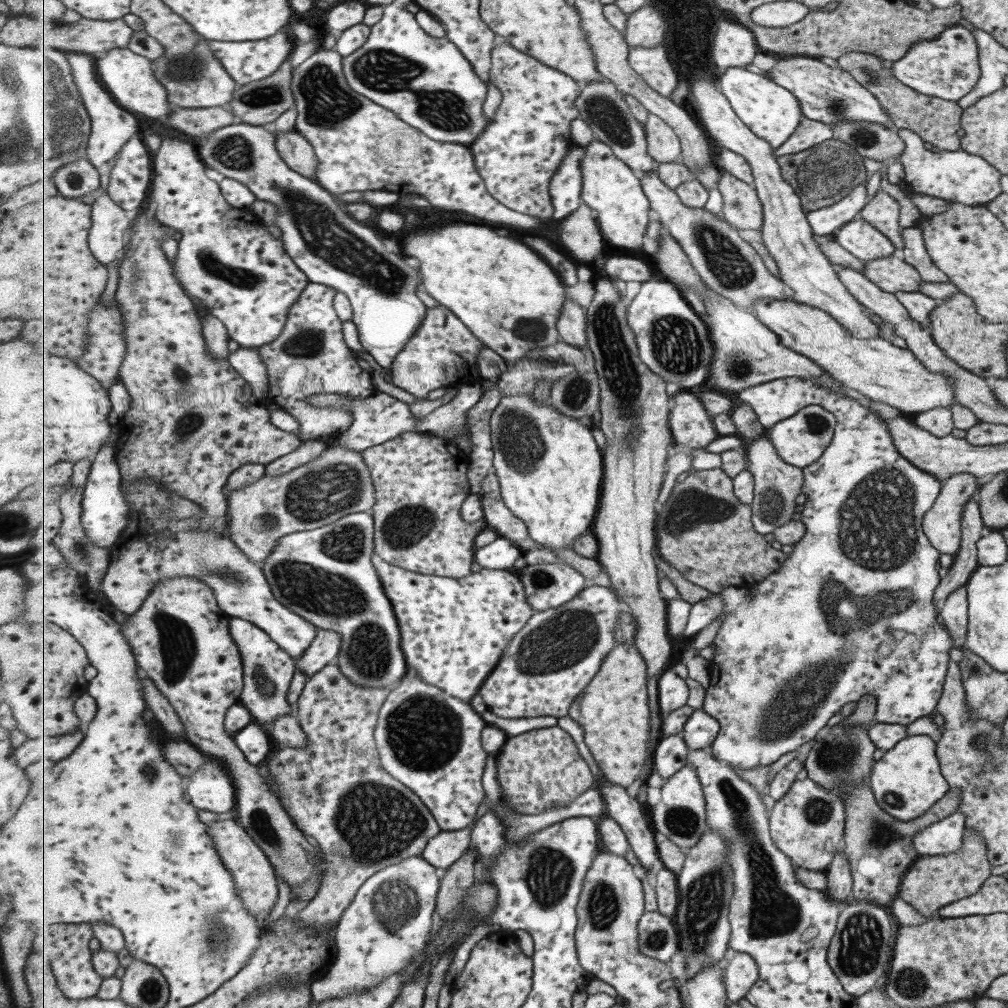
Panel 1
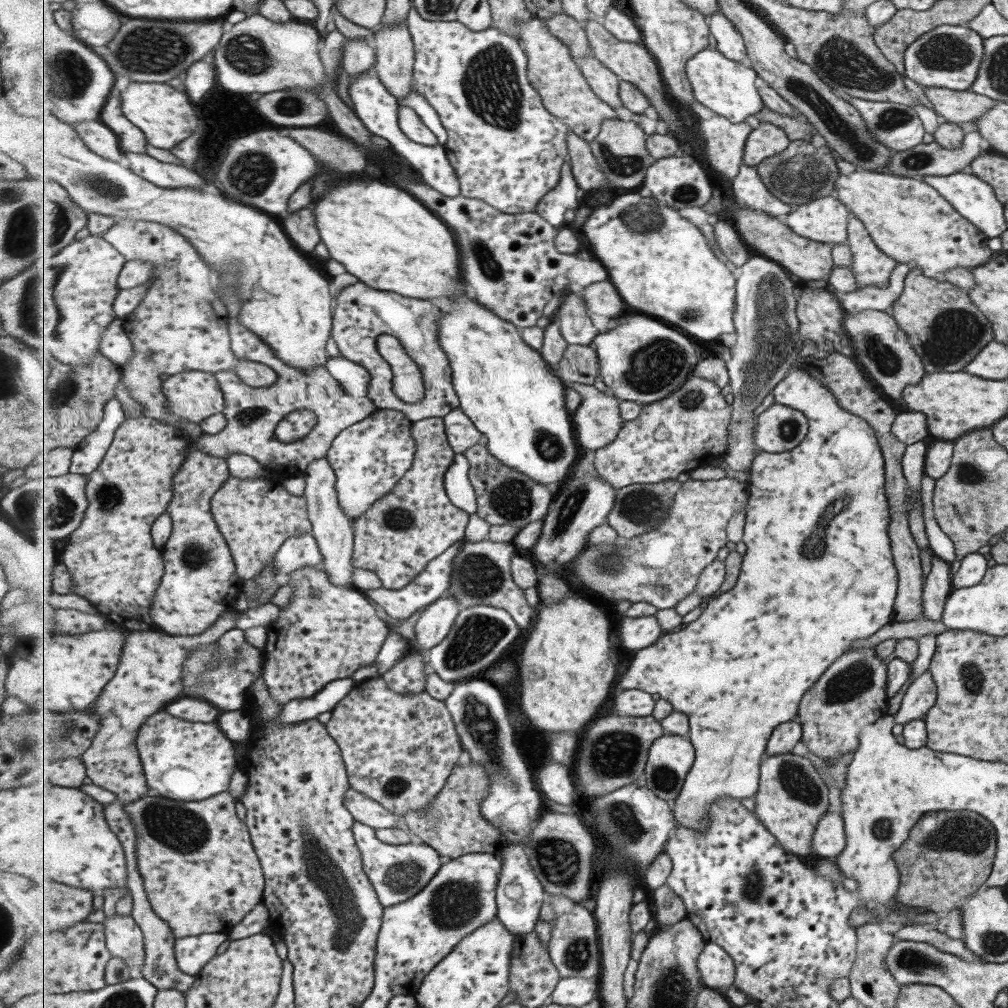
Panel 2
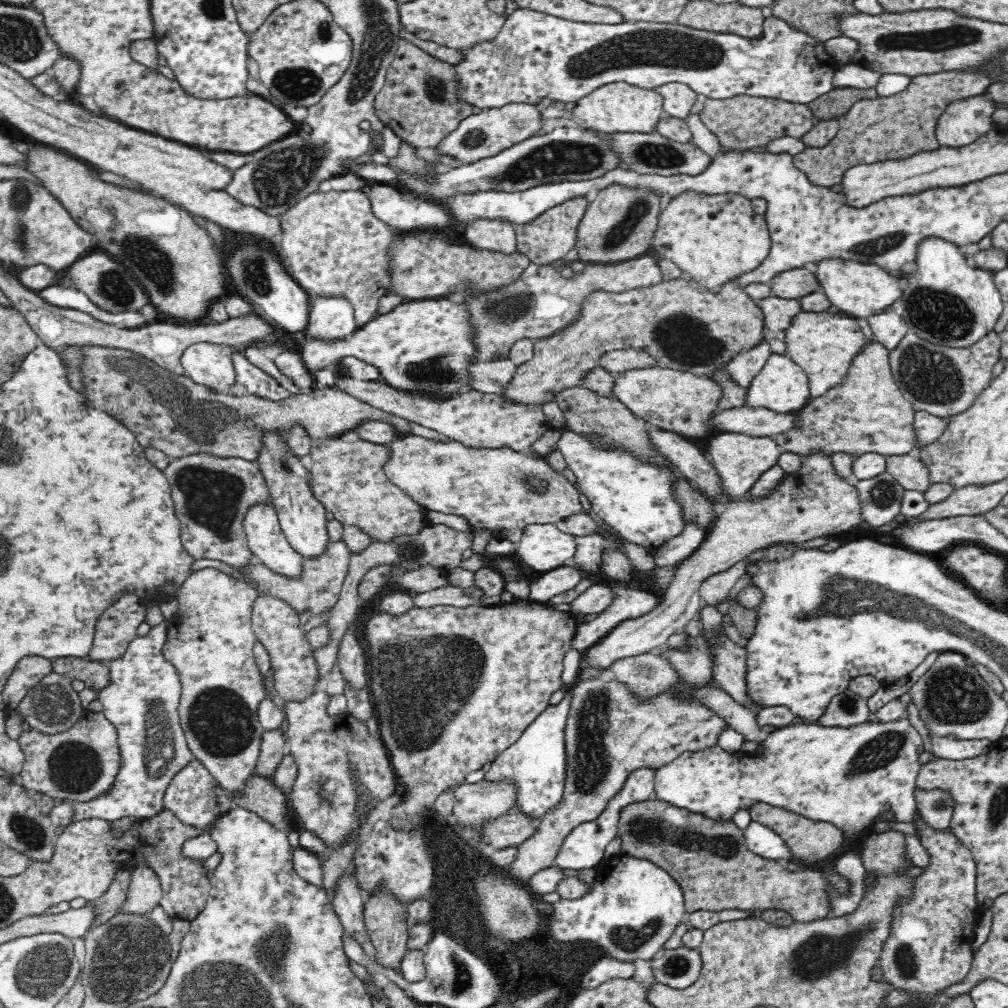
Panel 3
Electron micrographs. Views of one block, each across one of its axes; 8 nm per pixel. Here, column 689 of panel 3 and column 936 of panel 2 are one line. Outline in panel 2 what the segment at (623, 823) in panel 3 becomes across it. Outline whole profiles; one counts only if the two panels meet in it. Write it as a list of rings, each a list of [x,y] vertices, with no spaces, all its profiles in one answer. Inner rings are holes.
[[[931,811],[919,817],[907,838],[892,854],[893,863],[899,873],[899,886],[895,892],[895,901],[910,907],[925,909],[943,914],[962,904],[963,898],[984,886],[989,876],[995,852],[995,831],[989,822],[975,811]]]

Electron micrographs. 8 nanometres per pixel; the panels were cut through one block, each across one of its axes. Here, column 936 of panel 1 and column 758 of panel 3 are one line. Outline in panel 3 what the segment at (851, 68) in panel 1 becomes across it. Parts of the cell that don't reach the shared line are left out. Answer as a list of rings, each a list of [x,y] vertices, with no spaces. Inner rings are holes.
[[[738,95],[724,100],[706,98],[704,110],[699,117],[717,136],[722,147],[742,151],[766,147],[770,142],[783,136],[801,140],[802,136],[818,122],[808,105],[748,95]]]

